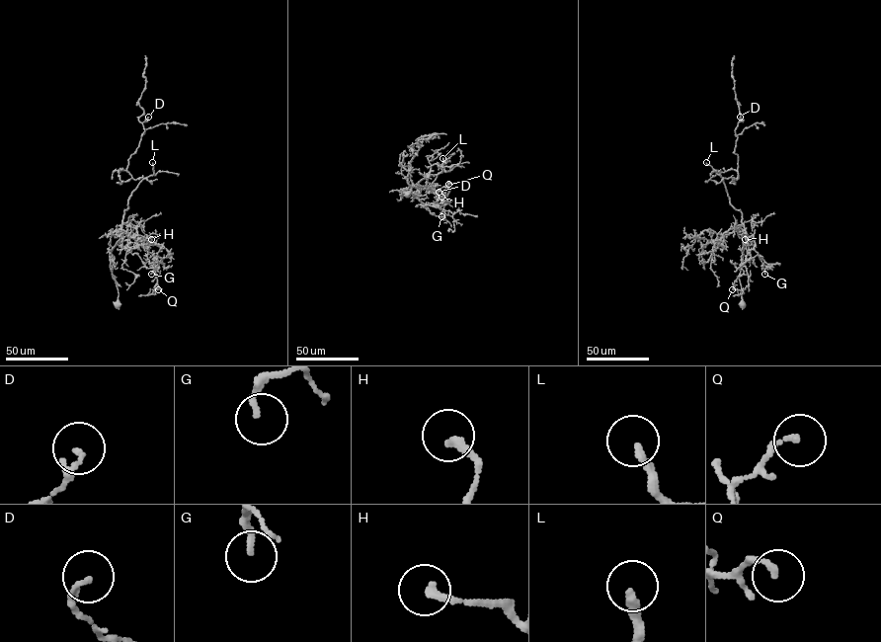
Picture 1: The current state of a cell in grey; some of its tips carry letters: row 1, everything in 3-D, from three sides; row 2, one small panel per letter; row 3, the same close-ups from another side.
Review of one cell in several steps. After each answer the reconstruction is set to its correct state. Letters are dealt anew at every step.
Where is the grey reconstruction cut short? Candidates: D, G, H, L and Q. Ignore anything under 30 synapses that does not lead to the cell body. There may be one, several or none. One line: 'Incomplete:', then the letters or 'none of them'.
Incomplete: L

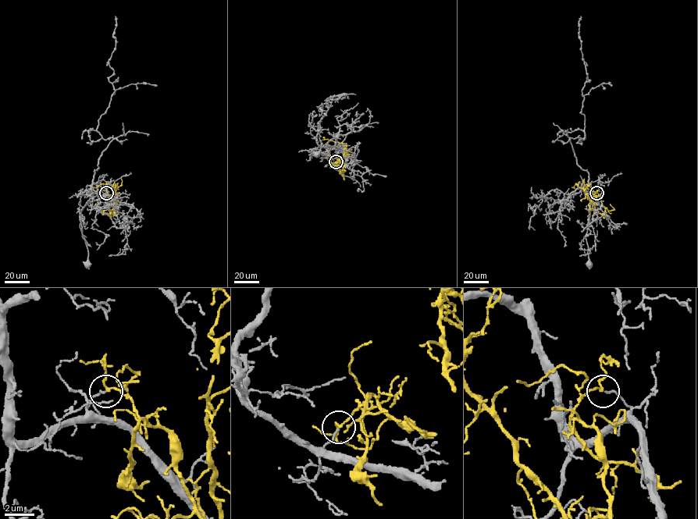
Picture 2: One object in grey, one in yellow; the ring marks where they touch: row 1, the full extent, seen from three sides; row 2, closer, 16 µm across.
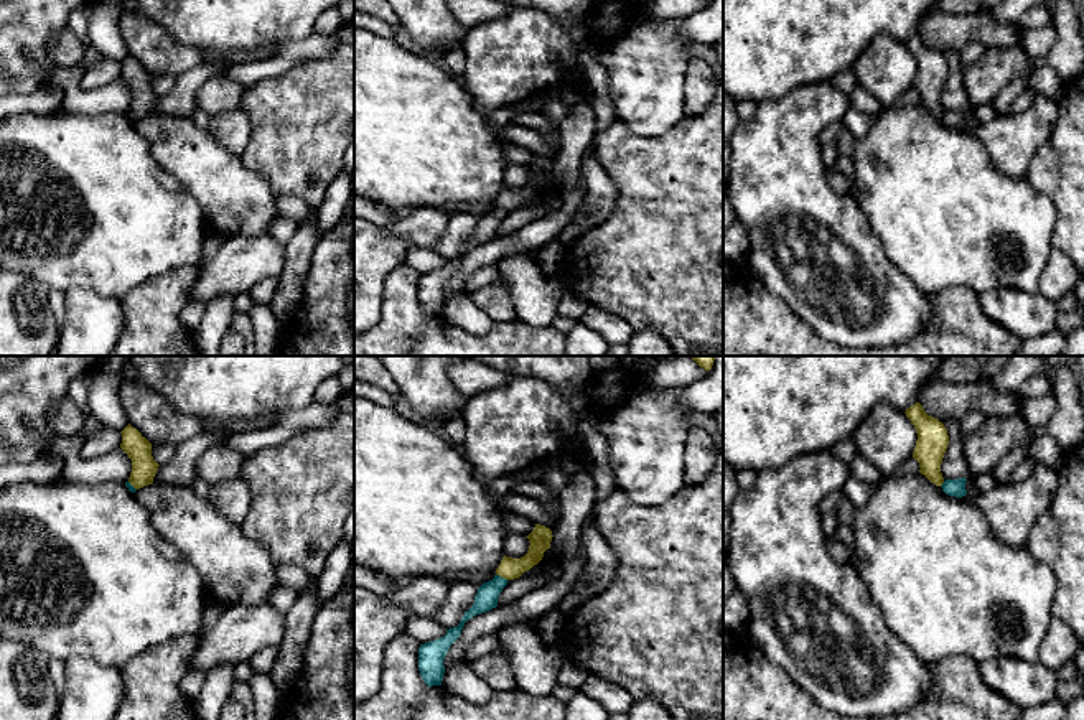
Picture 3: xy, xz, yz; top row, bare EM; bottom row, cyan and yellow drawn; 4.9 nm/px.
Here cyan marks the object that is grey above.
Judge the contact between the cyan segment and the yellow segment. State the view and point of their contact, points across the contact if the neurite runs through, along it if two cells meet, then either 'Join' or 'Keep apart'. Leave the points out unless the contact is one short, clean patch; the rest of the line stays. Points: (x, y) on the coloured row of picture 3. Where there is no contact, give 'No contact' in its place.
Touches cyan at xz (501, 577). Boundary: xz (496, 574), (508, 580). Keep apart

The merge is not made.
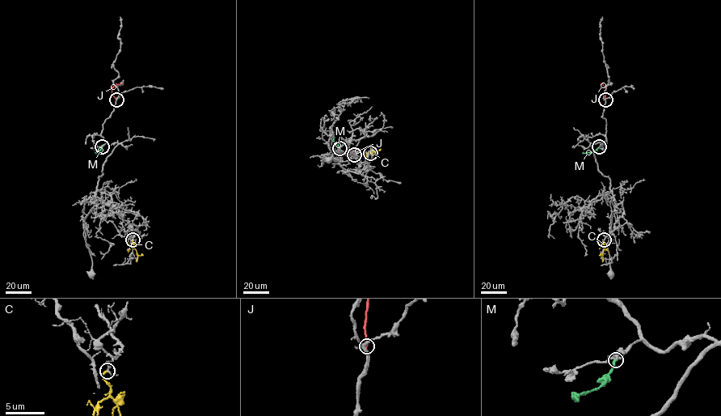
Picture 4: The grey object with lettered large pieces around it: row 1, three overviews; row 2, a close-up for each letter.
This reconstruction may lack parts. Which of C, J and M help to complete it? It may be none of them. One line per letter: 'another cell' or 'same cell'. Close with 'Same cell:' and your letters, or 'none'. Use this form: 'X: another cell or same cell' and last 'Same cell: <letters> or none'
C: another cell
J: another cell
M: same cell
Same cell: M

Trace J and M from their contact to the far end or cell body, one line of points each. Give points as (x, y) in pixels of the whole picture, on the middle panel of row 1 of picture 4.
J: (354, 154), (349, 154), (360, 150)
M: (340, 148), (334, 140), (335, 131)

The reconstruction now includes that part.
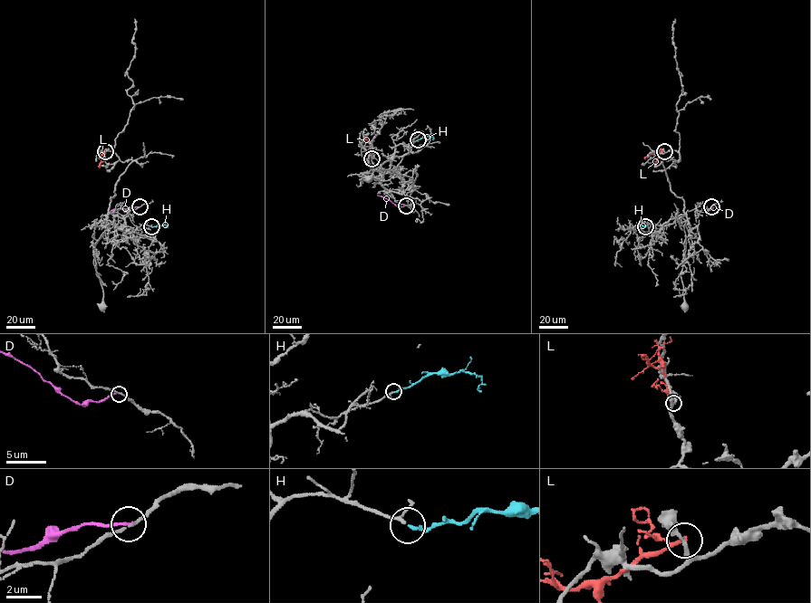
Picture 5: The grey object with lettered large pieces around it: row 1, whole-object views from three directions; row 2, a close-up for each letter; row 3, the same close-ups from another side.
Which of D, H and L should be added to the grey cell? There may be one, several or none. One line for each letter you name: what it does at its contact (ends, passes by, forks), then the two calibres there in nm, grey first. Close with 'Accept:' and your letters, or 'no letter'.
H: it ends there; 140 nm thick on the grey side, 160 nm on the other
Accept: H

